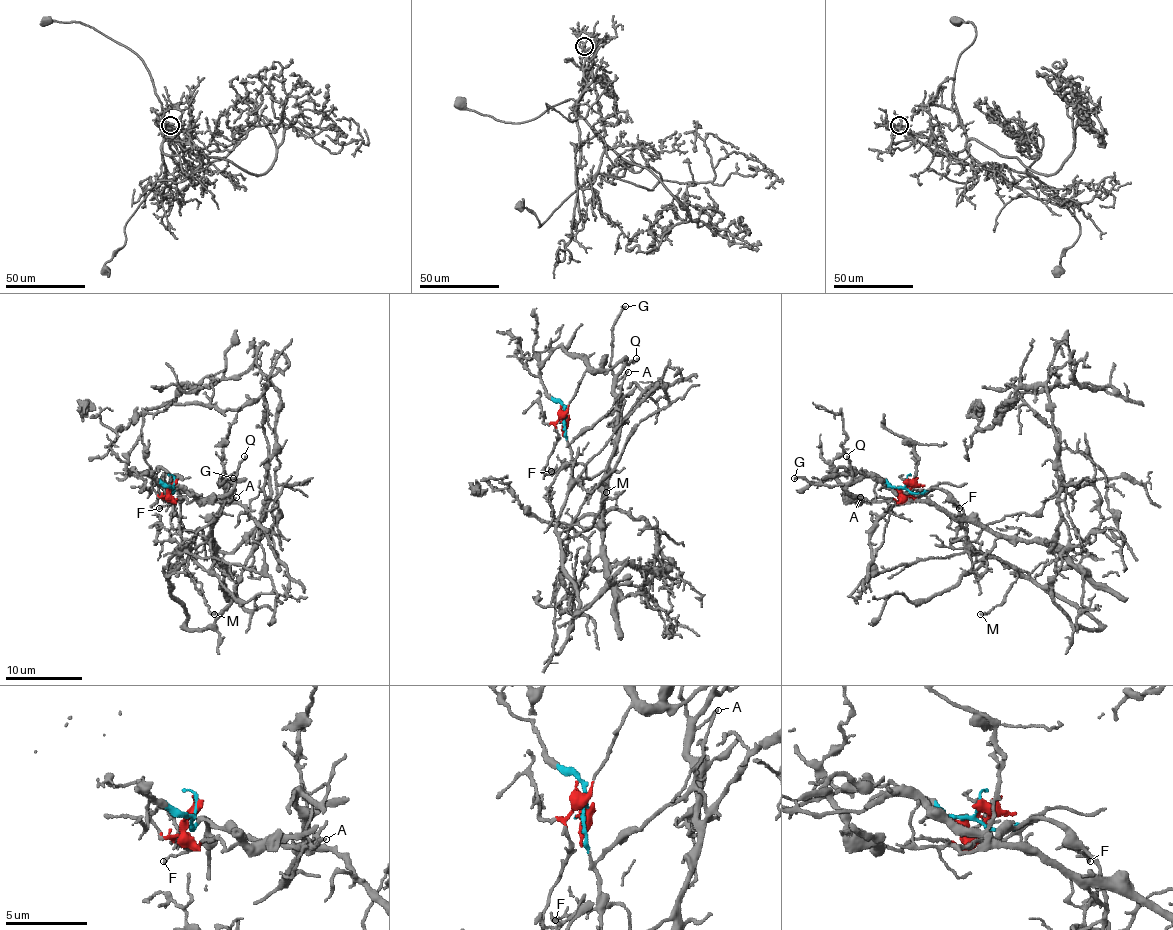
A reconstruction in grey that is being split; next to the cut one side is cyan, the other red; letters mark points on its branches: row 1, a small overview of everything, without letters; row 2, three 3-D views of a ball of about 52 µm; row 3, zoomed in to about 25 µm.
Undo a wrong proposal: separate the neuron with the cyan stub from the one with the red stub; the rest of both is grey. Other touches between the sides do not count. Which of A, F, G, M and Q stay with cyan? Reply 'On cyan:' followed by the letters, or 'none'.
On cyan: A, F, M

